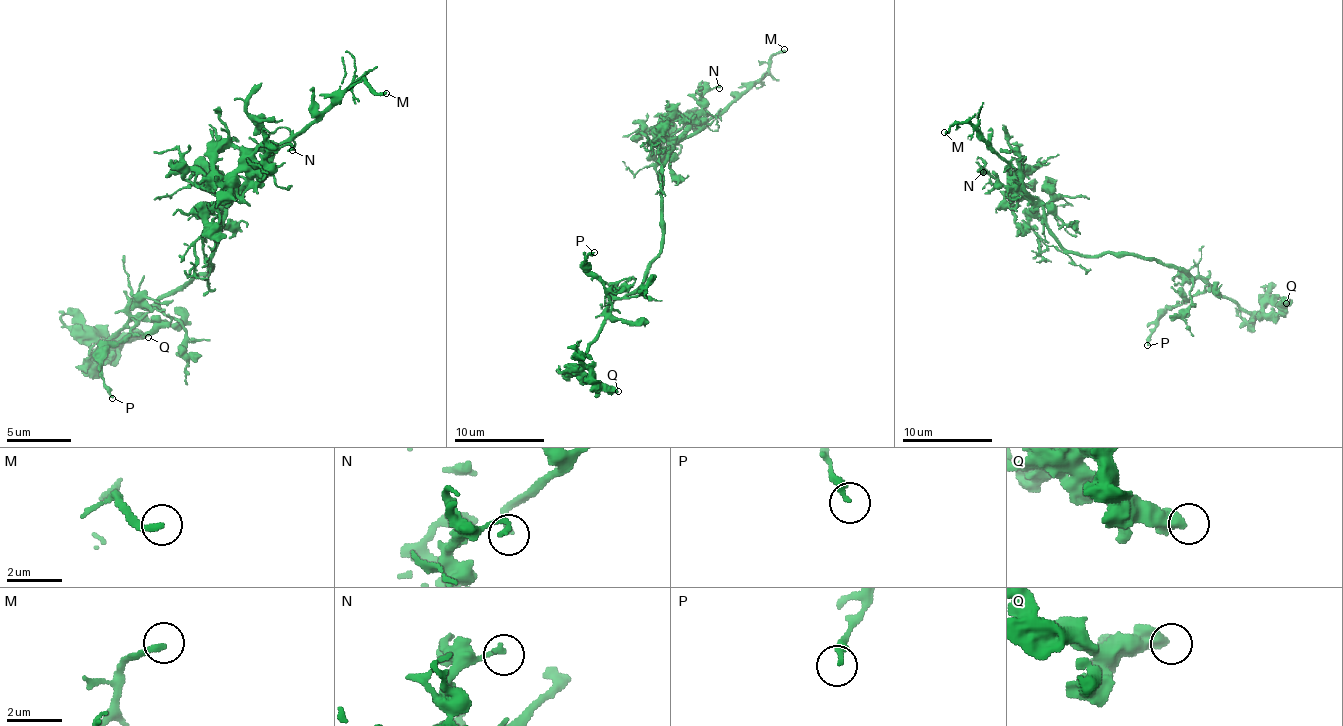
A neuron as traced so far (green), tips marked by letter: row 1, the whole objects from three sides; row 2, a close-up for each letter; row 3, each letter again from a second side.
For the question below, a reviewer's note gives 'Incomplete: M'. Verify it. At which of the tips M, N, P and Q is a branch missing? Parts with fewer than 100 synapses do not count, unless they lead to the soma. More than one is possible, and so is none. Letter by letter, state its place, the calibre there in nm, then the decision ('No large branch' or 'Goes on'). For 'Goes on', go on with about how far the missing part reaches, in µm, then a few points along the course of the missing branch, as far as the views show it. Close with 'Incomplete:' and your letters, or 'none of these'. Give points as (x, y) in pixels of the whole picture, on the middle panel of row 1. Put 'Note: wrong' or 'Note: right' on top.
Note: right
M: Place: (784, 49). Thickness 240 nm. Goes on. Missing length about 45 µm. Course of what is missing: (784, 49), (789, 65), (782, 56), (773, 56), (742, 76), (697, 65), (654, 40), (645, 18), (647, 2)
N: Place: (719, 88). Thickness 200 nm. No large branch
P: Place: (594, 252). Thickness 240 nm. No large branch
Q: Place: (618, 391). Thickness 480 nm. No large branch
Incomplete: M

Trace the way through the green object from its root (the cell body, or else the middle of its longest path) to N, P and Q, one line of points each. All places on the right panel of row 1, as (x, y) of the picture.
N: (1095, 256), (1070, 253), (1048, 226), (1046, 213), (1041, 208), (1010, 190), (983, 168), (983, 172)
P: (1095, 256), (1138, 253), (1176, 264), (1189, 276), (1191, 282), (1183, 285), (1187, 298), (1165, 312), (1147, 345)
Q: (1095, 256), (1138, 253), (1176, 264), (1194, 280), (1200, 278), (1254, 314), (1268, 314), (1286, 303)

